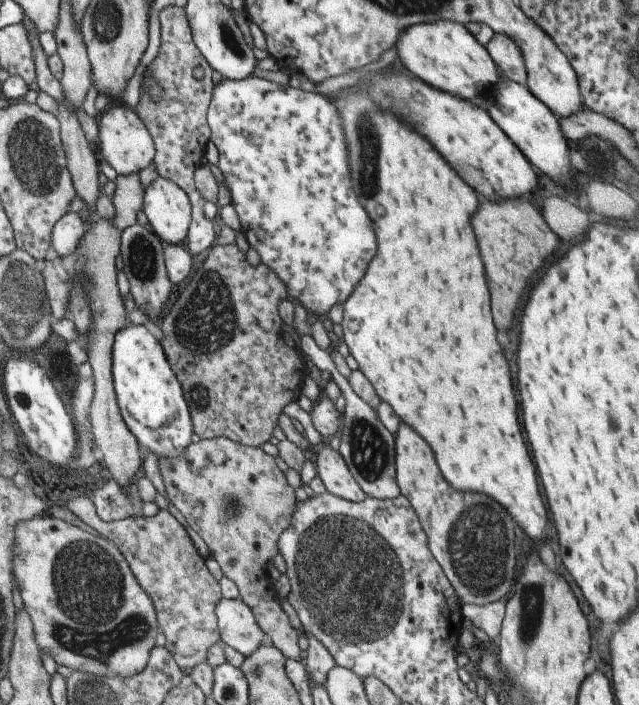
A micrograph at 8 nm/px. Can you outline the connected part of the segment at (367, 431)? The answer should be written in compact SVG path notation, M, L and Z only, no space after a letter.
M308 335L300 337L299 350L303 355L307 356L317 369L320 371L328 371L332 380L337 384L341 396L345 398L341 426L338 430L339 446L337 446L337 453L341 456L343 462L345 462L345 467L349 470L349 474L351 474L355 483L367 497L390 500L400 496L395 481L394 436L379 422L377 415L375 415L375 410L373 410L369 404L365 404L365 402L351 390L348 380L337 372L328 353L321 350L321 348L315 344L313 338Z

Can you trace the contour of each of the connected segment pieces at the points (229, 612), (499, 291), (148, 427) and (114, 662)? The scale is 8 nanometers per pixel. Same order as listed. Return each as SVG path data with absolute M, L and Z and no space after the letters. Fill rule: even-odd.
M221 598L214 614L220 641L243 657L251 655L264 638L251 610L240 599Z
M509 198L501 202L481 200L471 216L471 228L477 240L479 258L485 268L485 282L491 296L491 316L499 330L507 330L513 320L519 294L529 276L541 266L543 258L557 246L557 236L543 222L543 217L526 198Z
M126 326L117 330L111 349L111 376L121 420L136 437L141 450L147 449L157 458L180 455L193 440L191 418L179 382L163 354L160 341L143 326Z
M41 514L16 523L12 536L12 556L11 556L11 573L14 579L14 584L17 586L17 592L23 601L23 610L29 616L32 630L34 633L34 642L36 648L47 652L56 665L61 665L69 668L69 670L81 671L83 674L93 673L99 676L118 675L120 678L127 679L141 672L147 663L147 658L151 648L155 645L156 634L159 629L156 622L156 613L152 606L150 597L139 587L137 581L133 577L127 562L119 553L119 550L105 538L79 530L77 526L71 526L63 520L51 518L48 514Z

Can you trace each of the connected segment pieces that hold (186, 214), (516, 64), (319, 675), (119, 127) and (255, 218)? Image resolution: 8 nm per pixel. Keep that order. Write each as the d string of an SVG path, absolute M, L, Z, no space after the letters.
M157 177L144 188L141 210L163 245L181 245L191 216L189 198L171 180Z
M493 33L484 46L503 78L523 85L526 81L525 64L515 42L501 33Z
M313 636L306 637L309 646L304 651L303 658L308 679L311 683L324 687L329 670L336 666L334 659Z
M111 106L109 110L105 110L101 114L99 122L96 124L99 142L94 149L99 159L107 162L117 175L135 174L135 172L138 173L143 168L147 168L147 164L151 164L154 157L151 135L142 120L139 120L139 116L130 107Z
M249 75L243 80L229 80L229 78L221 78L212 88L212 94L208 109L206 112L206 120L210 128L209 140L213 142L213 146L217 148L219 168L229 192L231 192L231 204L237 212L239 224L241 224L241 232L245 236L245 240L249 247L253 248L259 256L261 264L265 264L276 278L281 280L290 300L294 303L300 303L306 312L313 312L320 317L325 317L329 312L329 308L333 304L343 304L353 288L359 284L359 280L365 274L365 268L369 264L369 260L375 254L375 236L371 230L371 220L367 218L365 210L361 208L361 204L357 202L353 188L351 188L351 176L349 176L349 164L347 164L347 146L345 146L345 136L343 136L343 128L341 128L341 120L339 114L335 110L335 105L330 98L326 98L315 91L306 92L292 87L277 85L271 81L257 78Z

